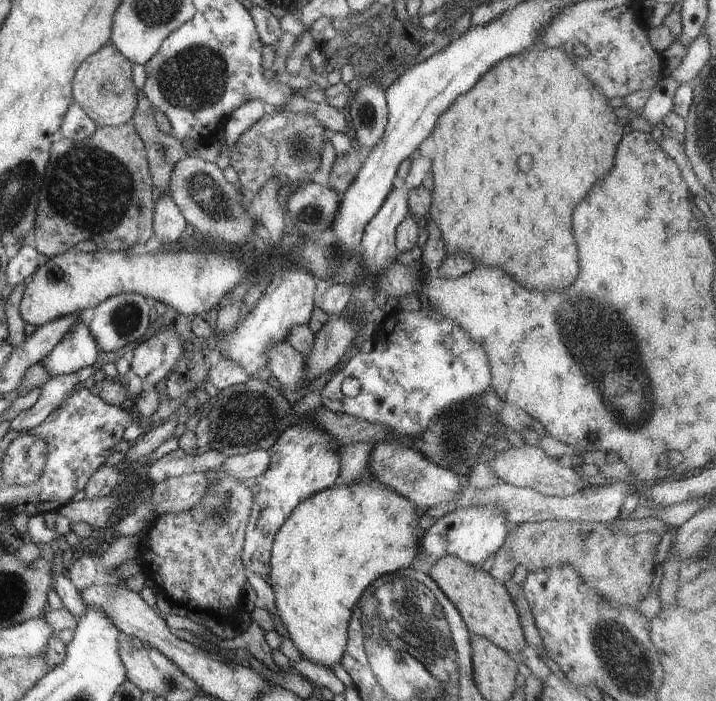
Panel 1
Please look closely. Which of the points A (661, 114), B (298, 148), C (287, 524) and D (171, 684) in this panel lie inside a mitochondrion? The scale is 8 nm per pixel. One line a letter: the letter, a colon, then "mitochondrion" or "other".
A: other
B: mitochondrion
C: other
D: mitochondrion

